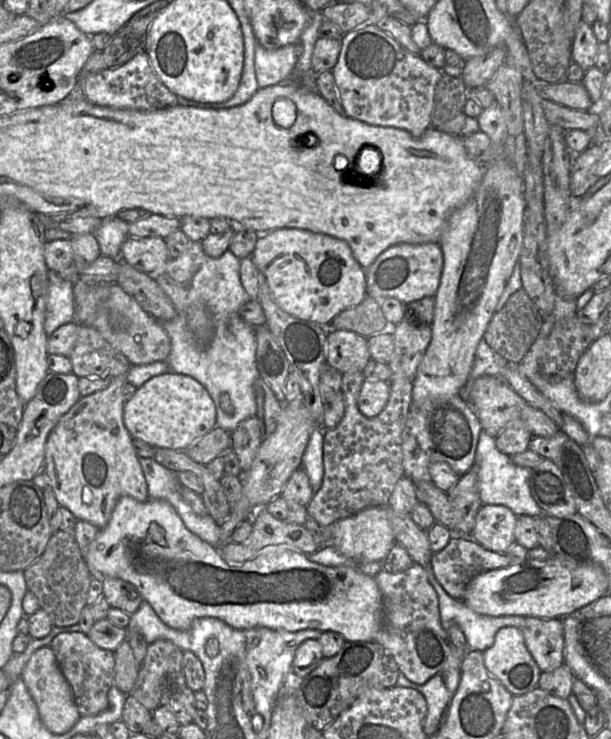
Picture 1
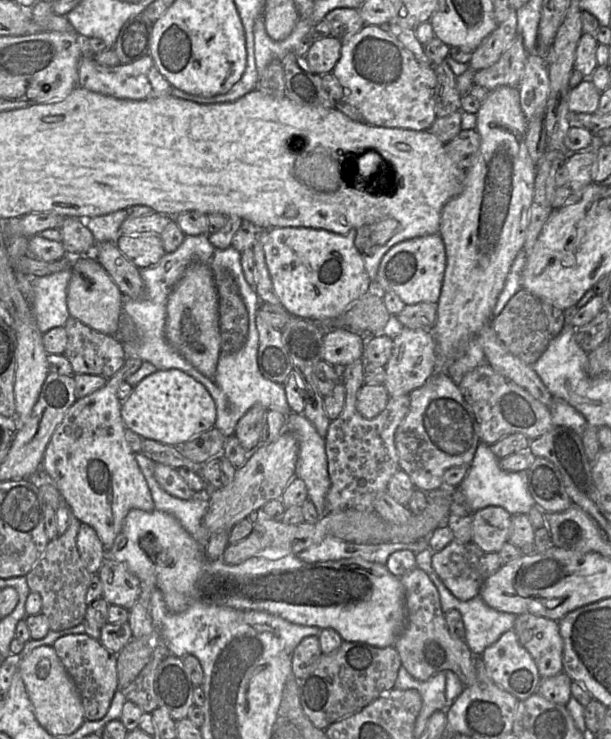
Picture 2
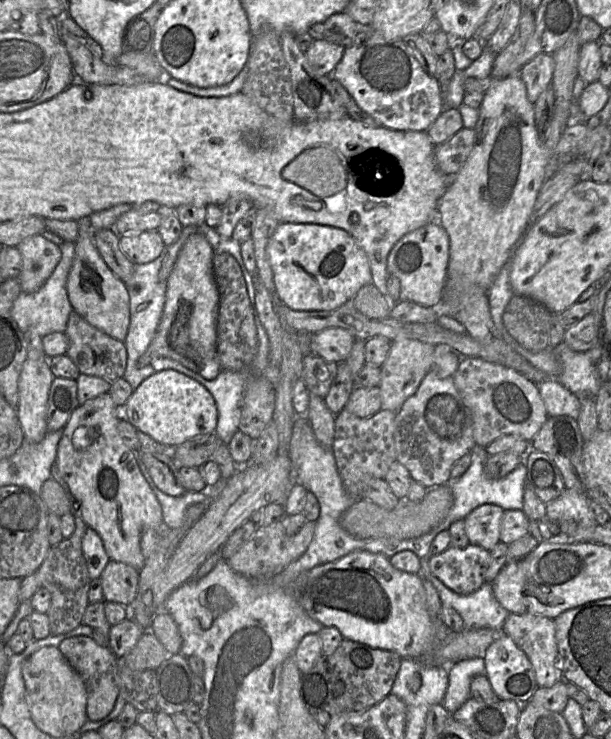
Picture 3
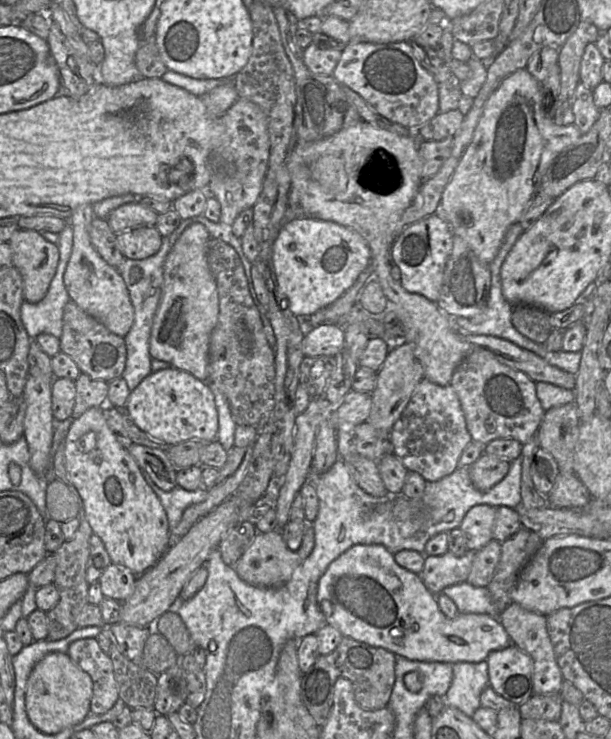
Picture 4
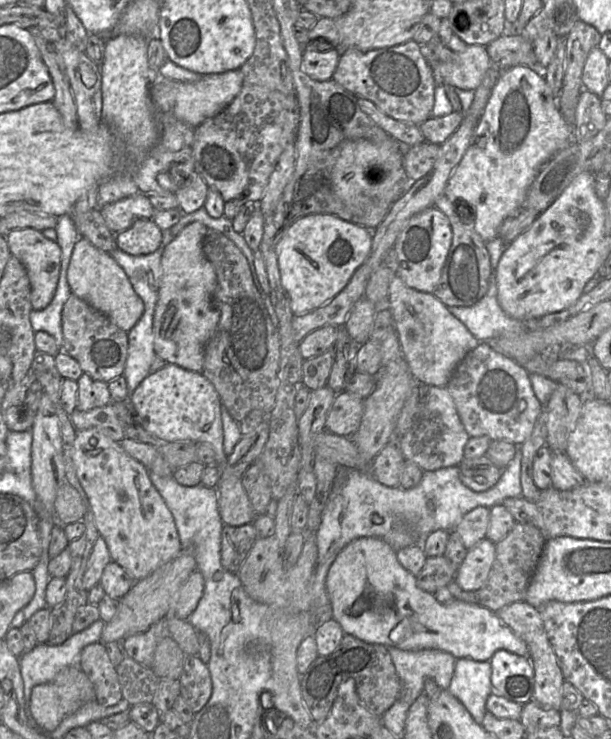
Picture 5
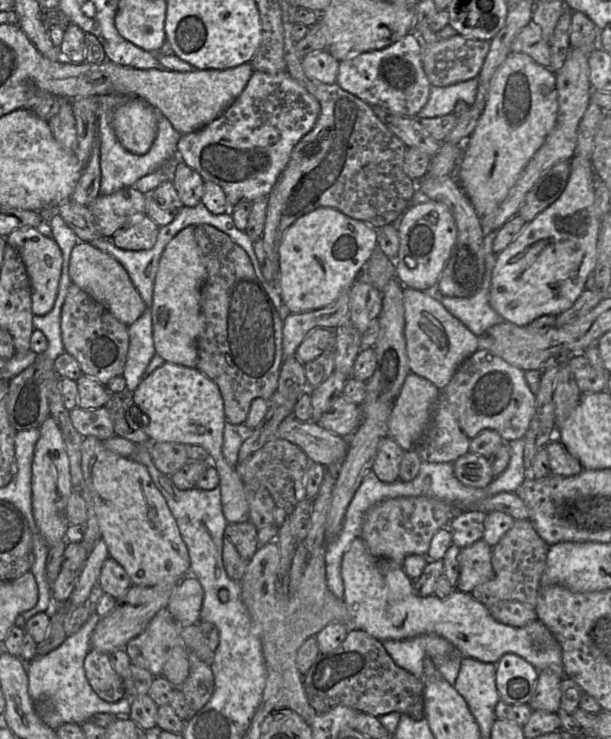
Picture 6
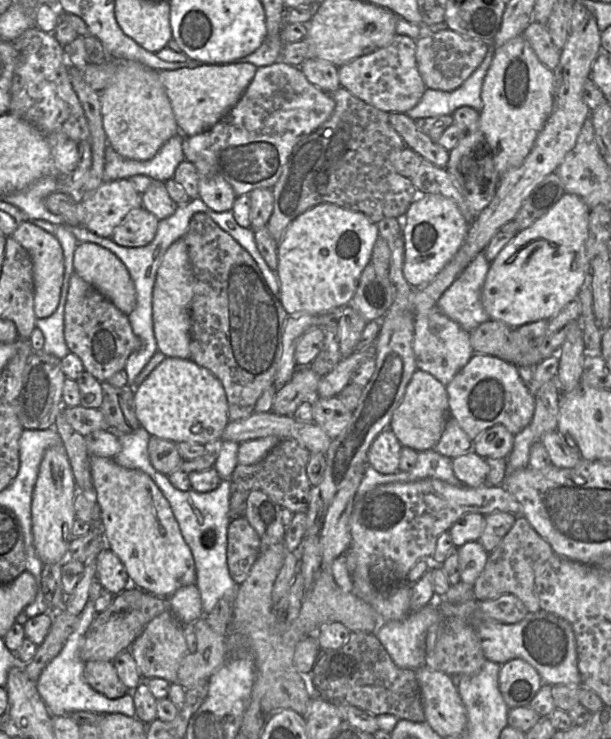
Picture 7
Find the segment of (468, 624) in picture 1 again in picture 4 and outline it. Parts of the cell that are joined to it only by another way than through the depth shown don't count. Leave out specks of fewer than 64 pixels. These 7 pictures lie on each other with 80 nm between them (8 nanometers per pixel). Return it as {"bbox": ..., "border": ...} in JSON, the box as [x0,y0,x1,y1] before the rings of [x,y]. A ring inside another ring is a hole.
{"bbox":[441,582,500,619],"border":[[[463,582],[447,587],[441,593],[454,601],[459,613],[487,614],[499,619],[500,612],[494,605],[487,587],[475,587]]]}

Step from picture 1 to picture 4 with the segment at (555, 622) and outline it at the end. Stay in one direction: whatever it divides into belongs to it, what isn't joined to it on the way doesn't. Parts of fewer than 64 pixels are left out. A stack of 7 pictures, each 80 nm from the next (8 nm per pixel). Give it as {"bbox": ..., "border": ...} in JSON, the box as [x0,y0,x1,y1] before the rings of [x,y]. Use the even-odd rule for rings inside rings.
{"bbox":[499,602,564,694],"border":[[[512,602],[505,610],[500,612],[499,621],[508,633],[512,644],[533,660],[533,694],[560,694],[564,678],[558,666],[554,648],[547,631],[546,616],[528,611]]]}

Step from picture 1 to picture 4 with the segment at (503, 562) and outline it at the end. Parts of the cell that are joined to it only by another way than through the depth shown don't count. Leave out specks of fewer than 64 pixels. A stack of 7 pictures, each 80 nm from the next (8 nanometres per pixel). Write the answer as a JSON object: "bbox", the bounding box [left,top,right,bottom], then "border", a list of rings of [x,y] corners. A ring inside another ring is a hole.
{"bbox":[419,550,476,595],"border":[[[467,550],[462,556],[449,551],[440,556],[426,556],[419,574],[425,587],[434,595],[445,588],[467,581],[476,551]]]}

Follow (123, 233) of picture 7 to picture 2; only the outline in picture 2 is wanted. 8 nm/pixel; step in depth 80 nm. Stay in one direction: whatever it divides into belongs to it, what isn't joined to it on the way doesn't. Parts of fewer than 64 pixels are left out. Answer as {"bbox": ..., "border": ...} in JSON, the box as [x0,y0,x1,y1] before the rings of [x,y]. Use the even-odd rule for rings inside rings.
{"bbox":[116,234,166,269],"border":[[[157,234],[120,235],[116,245],[122,254],[139,269],[157,264],[166,253],[163,241]]]}

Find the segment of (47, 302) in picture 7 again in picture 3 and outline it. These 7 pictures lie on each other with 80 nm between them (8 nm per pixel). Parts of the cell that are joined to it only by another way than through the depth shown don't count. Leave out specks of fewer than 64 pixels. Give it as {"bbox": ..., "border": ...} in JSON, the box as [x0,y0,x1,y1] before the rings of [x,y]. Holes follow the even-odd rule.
{"bbox":[16,234,61,293],"border":[[[41,234],[30,236],[16,248],[22,257],[22,269],[18,276],[24,293],[34,293],[41,288],[61,259],[60,246]]]}

